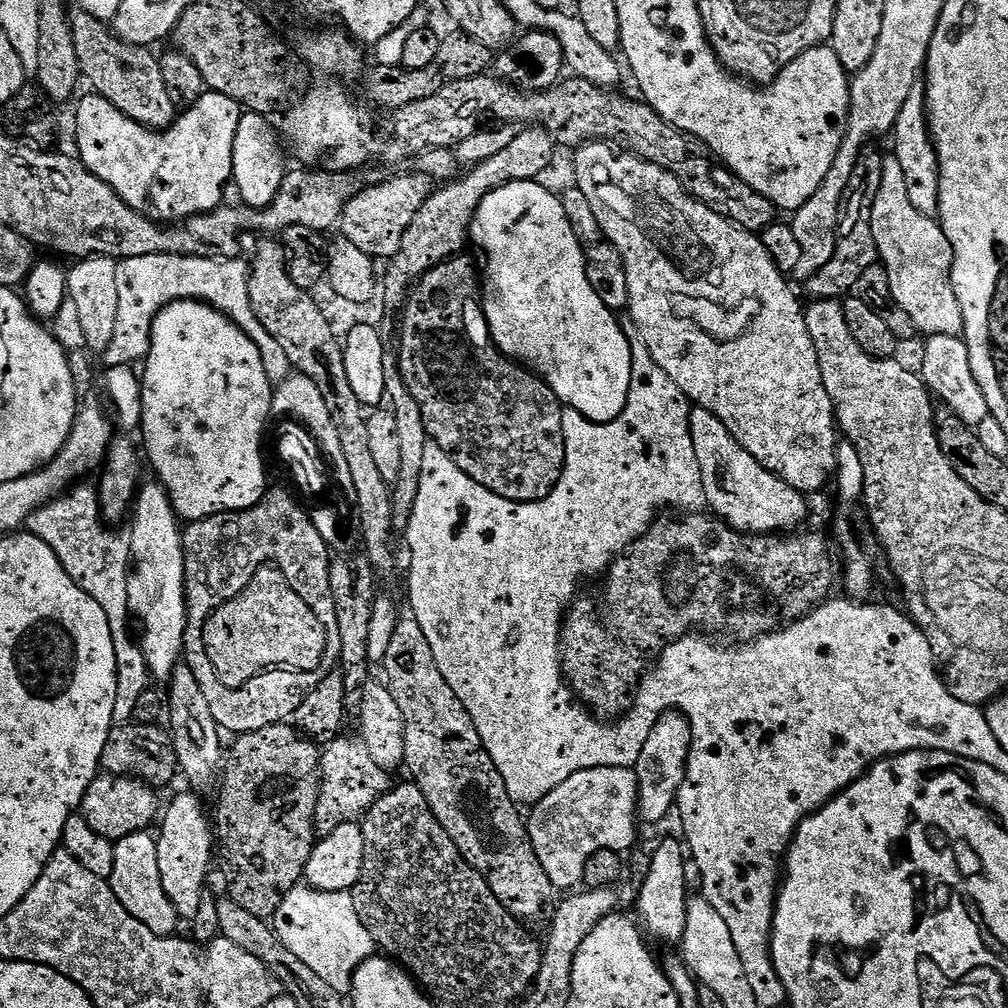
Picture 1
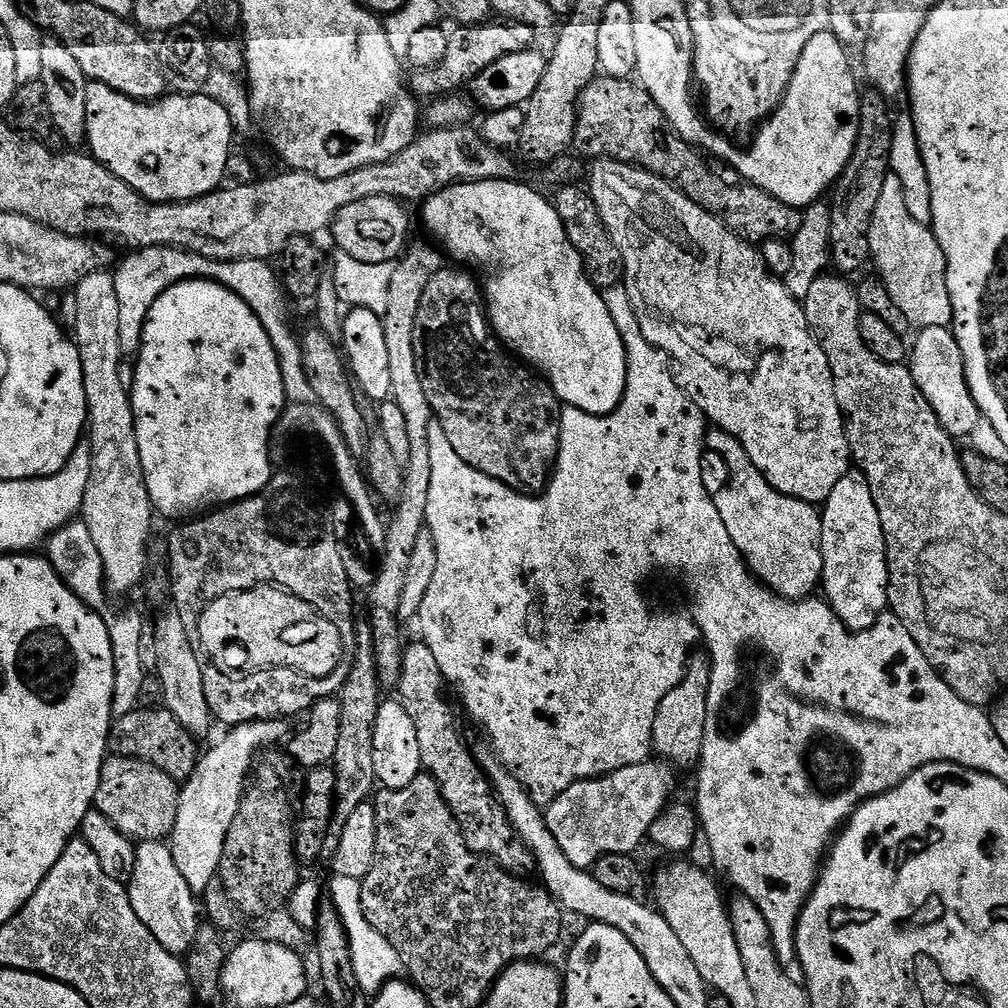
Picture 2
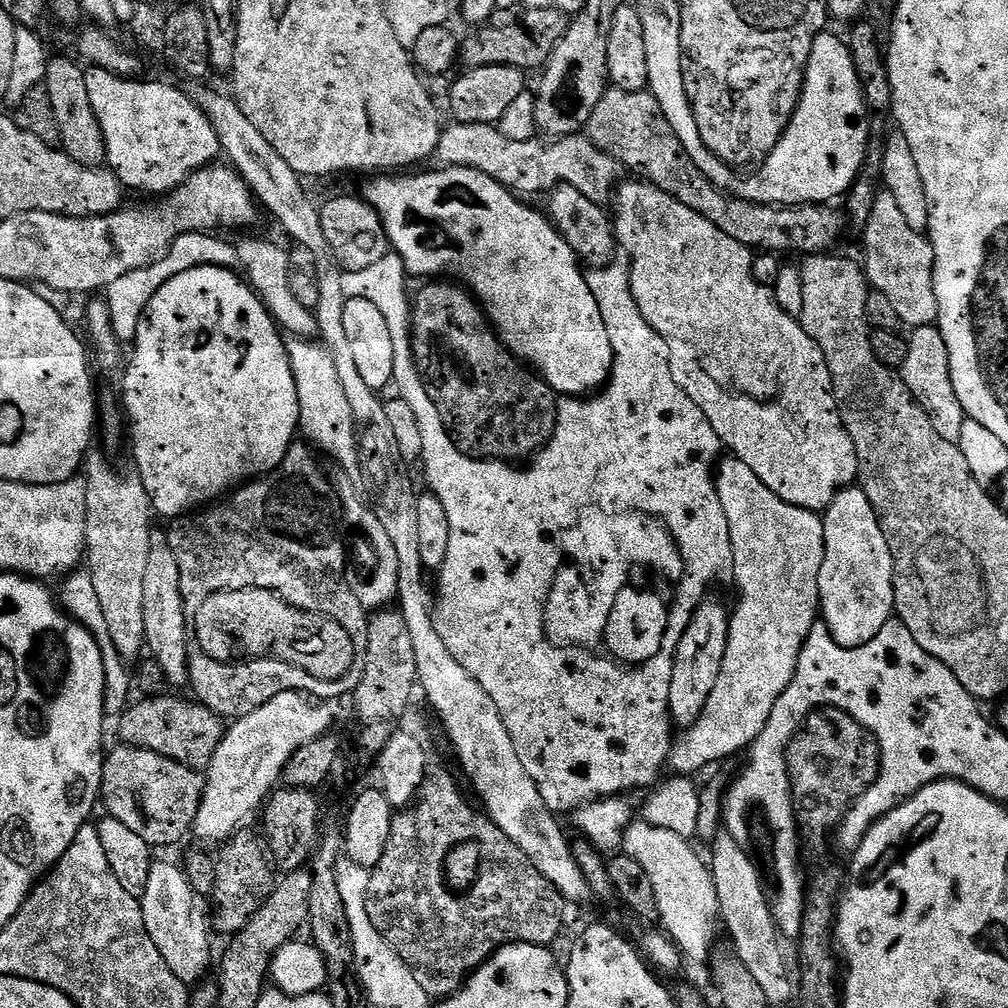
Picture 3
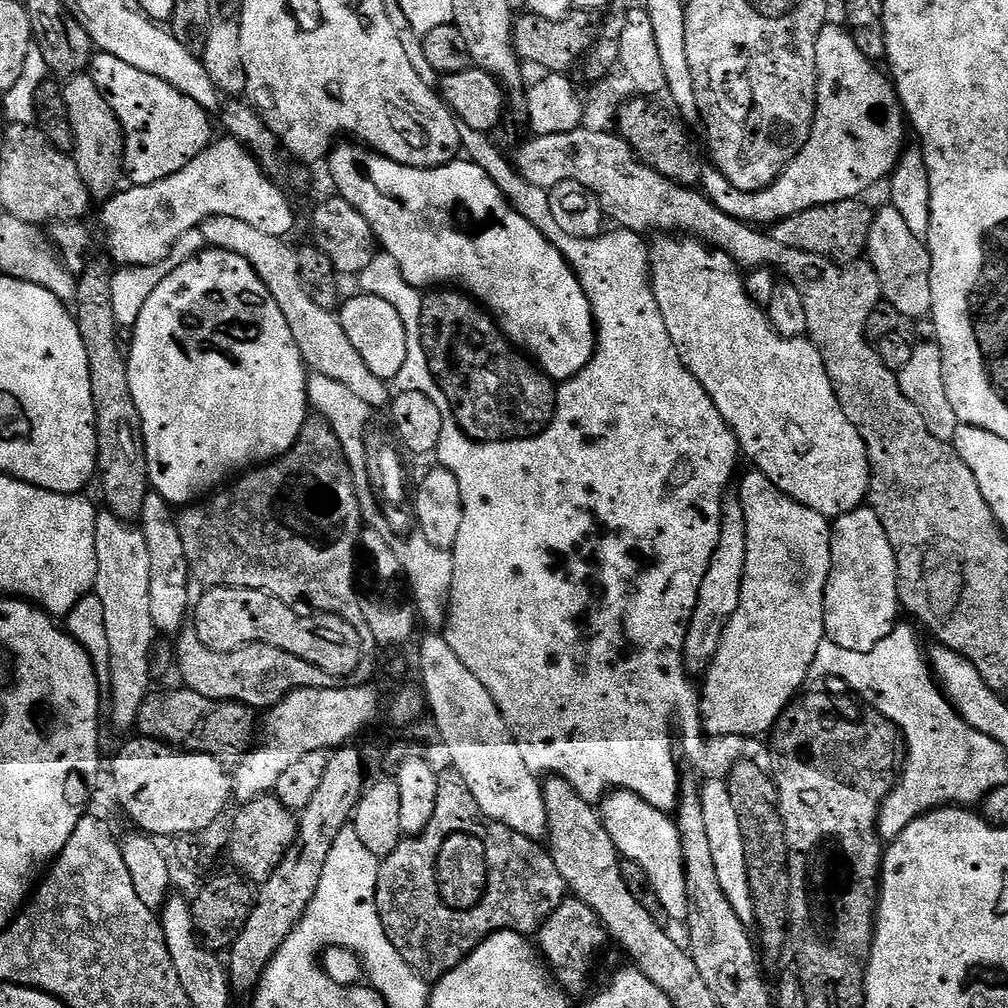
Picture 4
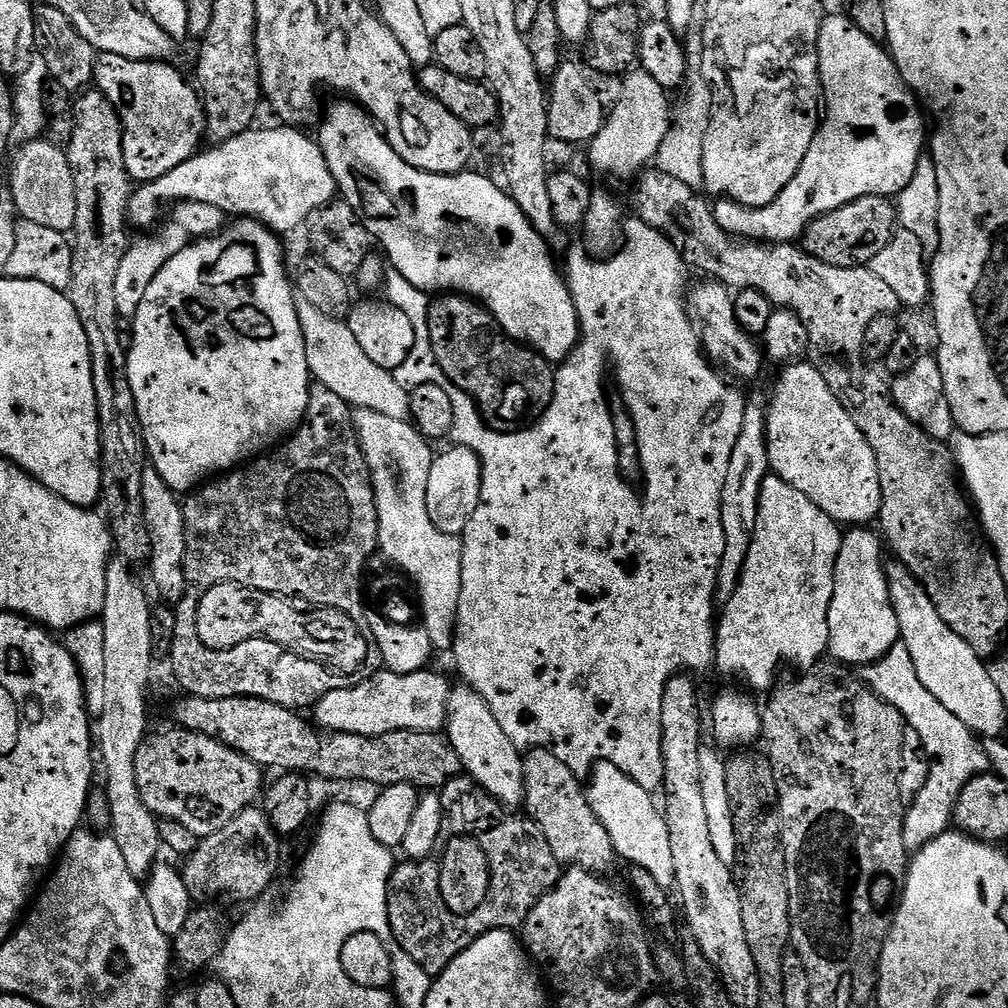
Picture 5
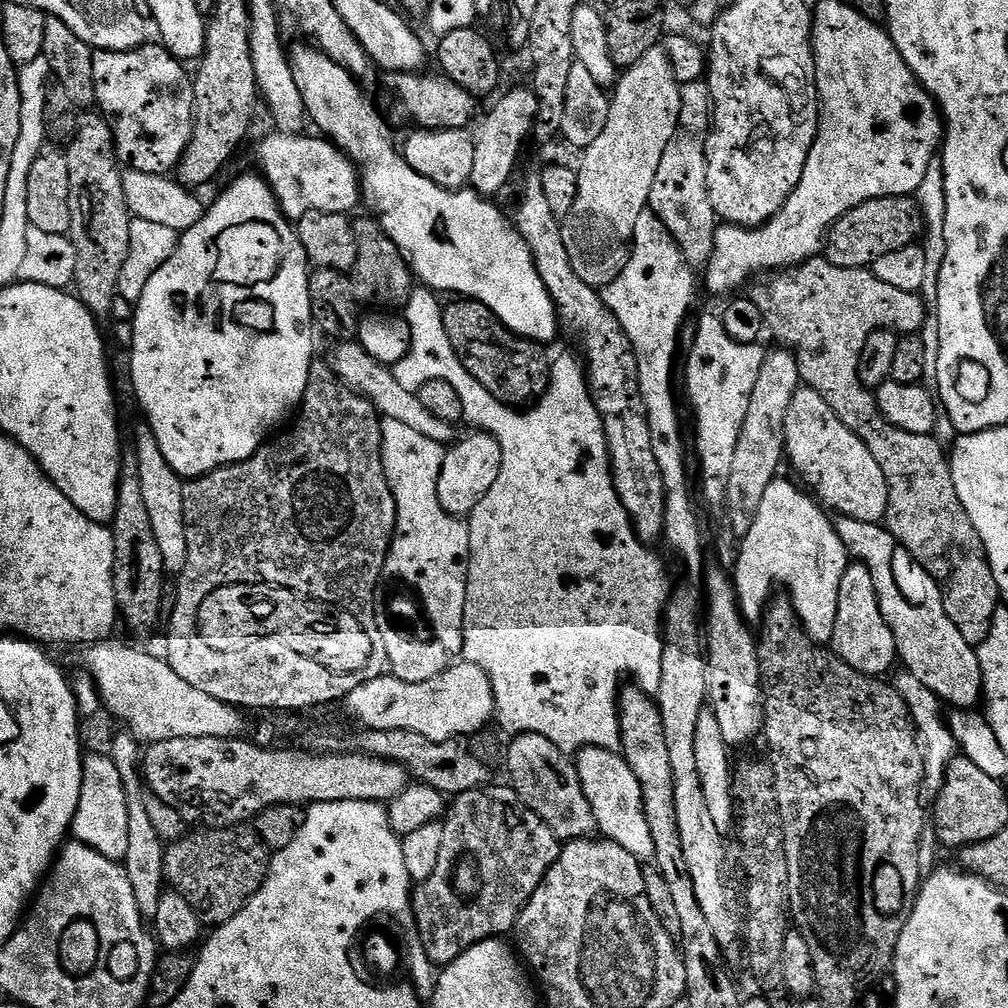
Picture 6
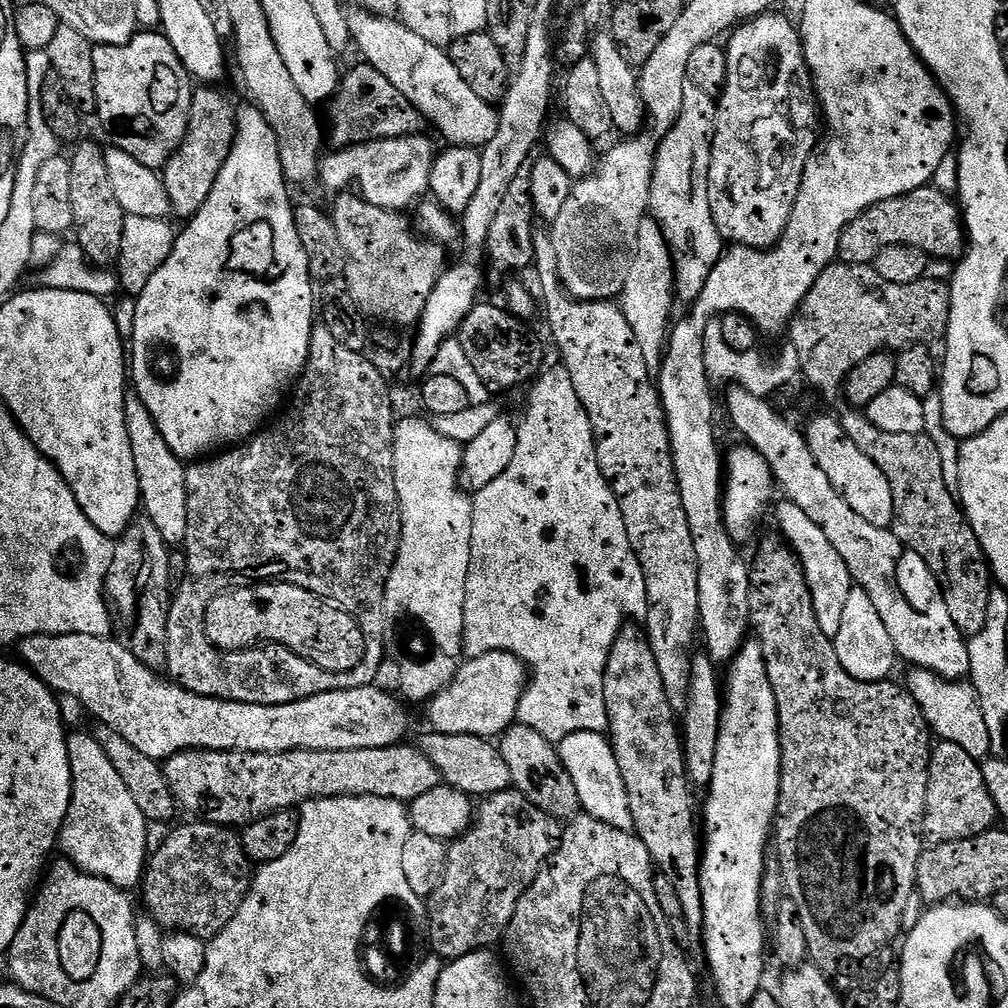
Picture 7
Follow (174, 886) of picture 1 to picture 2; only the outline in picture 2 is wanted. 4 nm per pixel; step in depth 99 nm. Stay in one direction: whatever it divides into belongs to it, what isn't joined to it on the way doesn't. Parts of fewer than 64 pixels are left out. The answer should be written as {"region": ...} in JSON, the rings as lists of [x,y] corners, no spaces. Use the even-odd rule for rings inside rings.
{"region":[[[283,719],[255,720],[229,727],[225,731],[228,733],[196,761],[192,777],[183,781],[170,847],[174,866],[178,866],[179,873],[186,878],[186,886],[190,886],[193,894],[200,894],[212,880],[217,879],[226,834],[230,834],[230,822],[234,822],[234,814],[238,814],[254,761],[289,735],[290,728],[284,724],[287,723]]]}

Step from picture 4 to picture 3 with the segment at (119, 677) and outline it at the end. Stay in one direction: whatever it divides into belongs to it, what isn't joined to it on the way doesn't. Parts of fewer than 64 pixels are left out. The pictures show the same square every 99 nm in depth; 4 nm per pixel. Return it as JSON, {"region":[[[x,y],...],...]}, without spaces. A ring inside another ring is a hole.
{"region":[[[89,451],[86,457],[86,571],[92,576],[98,602],[102,602],[102,614],[106,614],[106,622],[110,622],[110,638],[114,638],[114,646],[125,658],[133,658],[146,648],[142,581],[150,555],[154,513],[139,475],[127,476],[119,472],[96,451]]]}

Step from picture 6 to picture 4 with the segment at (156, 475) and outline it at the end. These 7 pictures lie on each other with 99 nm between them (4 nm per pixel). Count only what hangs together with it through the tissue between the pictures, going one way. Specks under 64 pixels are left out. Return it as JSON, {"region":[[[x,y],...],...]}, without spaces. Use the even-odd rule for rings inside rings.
{"region":[[[149,491],[146,502],[142,502],[138,527],[146,538],[146,550],[150,554],[150,618],[157,633],[168,638],[175,637],[185,627],[187,620],[184,619],[187,616],[189,619],[190,605],[194,600],[194,595],[188,589],[190,567],[186,550],[182,550],[182,534],[176,525],[177,519],[173,505],[165,502],[158,493]]]}

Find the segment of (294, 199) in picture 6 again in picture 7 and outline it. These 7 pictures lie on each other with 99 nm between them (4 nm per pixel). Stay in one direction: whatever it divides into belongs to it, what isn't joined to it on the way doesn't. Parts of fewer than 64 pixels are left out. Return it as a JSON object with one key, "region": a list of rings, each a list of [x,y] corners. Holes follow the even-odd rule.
{"region":[[[421,134],[418,136],[403,136],[402,138],[372,140],[369,144],[353,144],[351,148],[329,151],[329,156],[327,153],[320,162],[319,183],[324,183],[332,191],[332,194],[339,194],[356,186],[352,184],[360,184],[358,192],[366,202],[370,202],[379,208],[389,208],[392,212],[408,210],[404,208],[410,207],[412,203],[415,205],[421,199],[419,196],[423,192],[425,195],[430,188],[432,162],[436,159],[438,152],[437,149],[432,149],[432,144],[426,137],[427,135]]]}

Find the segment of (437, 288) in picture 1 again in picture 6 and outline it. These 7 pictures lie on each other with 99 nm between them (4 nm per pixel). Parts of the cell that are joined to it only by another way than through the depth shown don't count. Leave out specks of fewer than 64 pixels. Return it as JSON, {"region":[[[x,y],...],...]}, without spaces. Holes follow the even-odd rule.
{"region":[[[456,298],[453,301],[444,308],[444,325],[462,366],[466,366],[486,390],[497,393],[505,402],[516,402],[512,400],[523,396],[528,402],[535,401],[548,387],[550,379],[550,364],[547,359],[544,361],[545,345],[515,336],[489,308],[476,300]]]}

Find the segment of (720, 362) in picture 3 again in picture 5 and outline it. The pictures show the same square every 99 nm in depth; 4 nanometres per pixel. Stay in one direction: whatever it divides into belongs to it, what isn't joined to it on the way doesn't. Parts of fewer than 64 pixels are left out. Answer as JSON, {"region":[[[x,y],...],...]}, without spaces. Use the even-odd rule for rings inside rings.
{"region":[[[719,282],[704,283],[708,284],[698,285],[693,292],[691,289],[686,304],[702,329],[702,347],[709,361],[721,360],[730,371],[737,372],[740,376],[758,375],[762,348],[753,337],[748,335],[746,330],[742,330],[742,326],[734,314],[733,293]],[[793,362],[783,369],[776,380],[772,401],[766,404],[768,414],[768,467],[771,475],[782,478],[794,490],[806,494],[818,510],[822,510],[841,526],[868,526],[879,517],[882,486],[878,482],[878,458],[870,450],[870,442],[858,430],[854,418],[826,386],[826,378],[810,362]]]}

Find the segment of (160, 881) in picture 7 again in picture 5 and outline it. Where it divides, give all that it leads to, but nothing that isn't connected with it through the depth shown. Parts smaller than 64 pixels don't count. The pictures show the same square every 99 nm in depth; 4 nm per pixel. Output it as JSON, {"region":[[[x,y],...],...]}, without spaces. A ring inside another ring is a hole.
{"region":[[[253,806],[230,821],[222,830],[203,837],[182,864],[186,890],[193,901],[204,902],[208,892],[216,896],[221,892],[232,900],[256,900],[276,880],[280,868],[281,837],[270,826],[263,807]]]}

